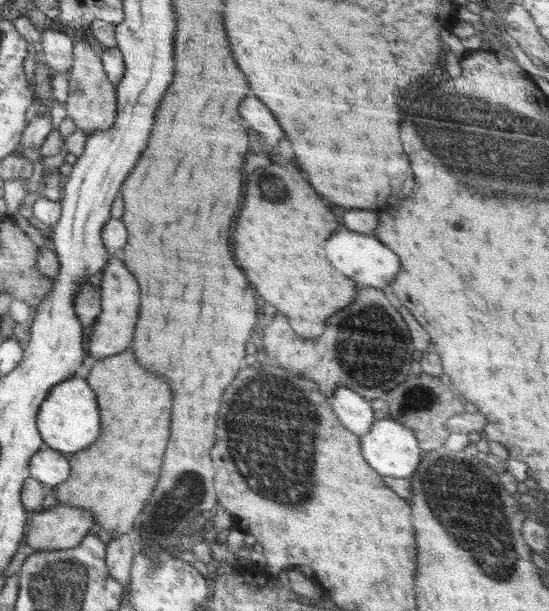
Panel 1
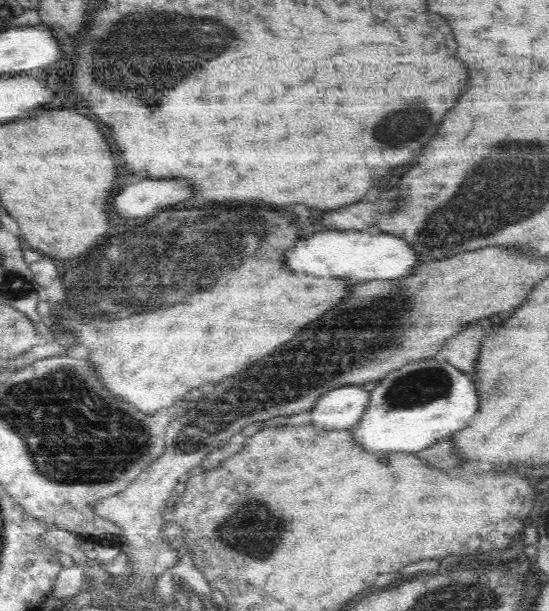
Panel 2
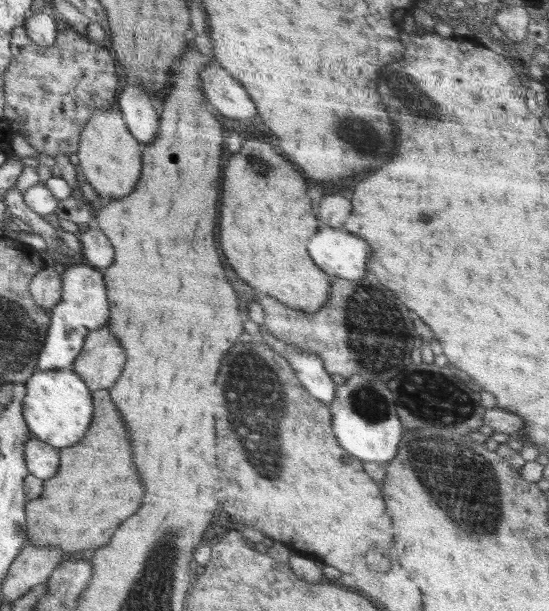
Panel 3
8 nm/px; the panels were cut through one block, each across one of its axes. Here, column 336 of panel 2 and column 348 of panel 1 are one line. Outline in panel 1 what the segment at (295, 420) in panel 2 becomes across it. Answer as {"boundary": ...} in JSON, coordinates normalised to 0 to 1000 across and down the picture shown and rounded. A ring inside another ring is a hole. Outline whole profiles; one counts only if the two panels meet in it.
{"boundary":[[[619,633],[610,638],[597,656],[616,687],[652,714],[667,710],[685,687],[676,656],[636,635]]]}

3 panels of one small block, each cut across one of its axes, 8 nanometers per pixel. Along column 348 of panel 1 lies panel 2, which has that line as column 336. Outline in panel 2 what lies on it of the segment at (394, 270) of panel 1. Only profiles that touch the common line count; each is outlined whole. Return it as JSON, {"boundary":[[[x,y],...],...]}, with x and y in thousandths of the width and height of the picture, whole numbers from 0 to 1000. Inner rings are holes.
{"boundary":[[[594,376],[579,380],[539,403],[532,403],[517,422],[525,442],[550,445],[561,452],[601,452],[601,455],[630,455],[632,458],[714,458],[743,452],[761,439],[754,409],[721,386],[699,383],[699,380],[619,380],[619,376]]]}

